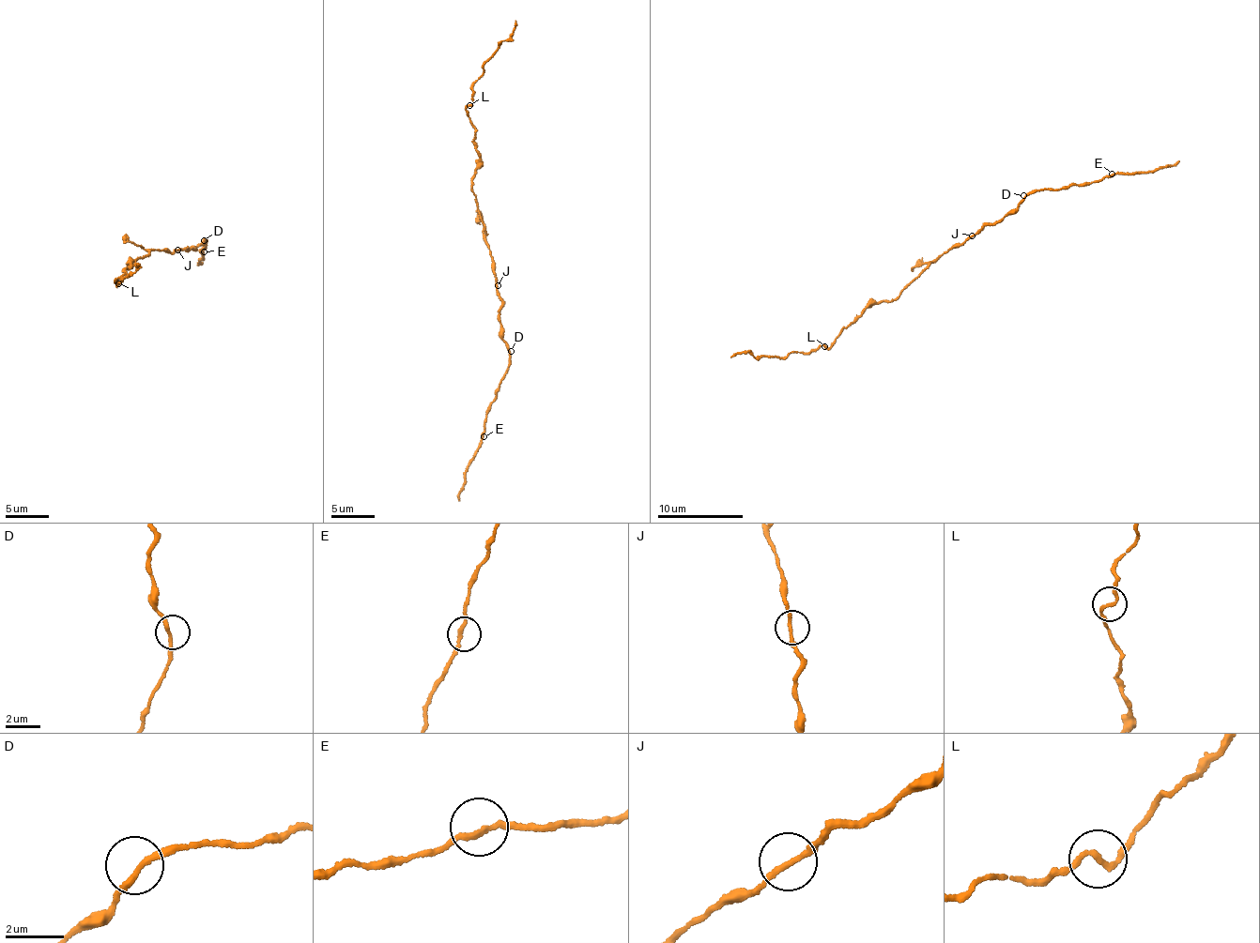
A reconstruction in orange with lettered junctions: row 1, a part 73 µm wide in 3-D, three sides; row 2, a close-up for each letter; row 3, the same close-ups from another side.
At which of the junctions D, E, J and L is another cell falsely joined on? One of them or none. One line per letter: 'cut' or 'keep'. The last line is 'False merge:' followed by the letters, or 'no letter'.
D: keep
E: keep
J: keep
L: keep
False merge: no letter

